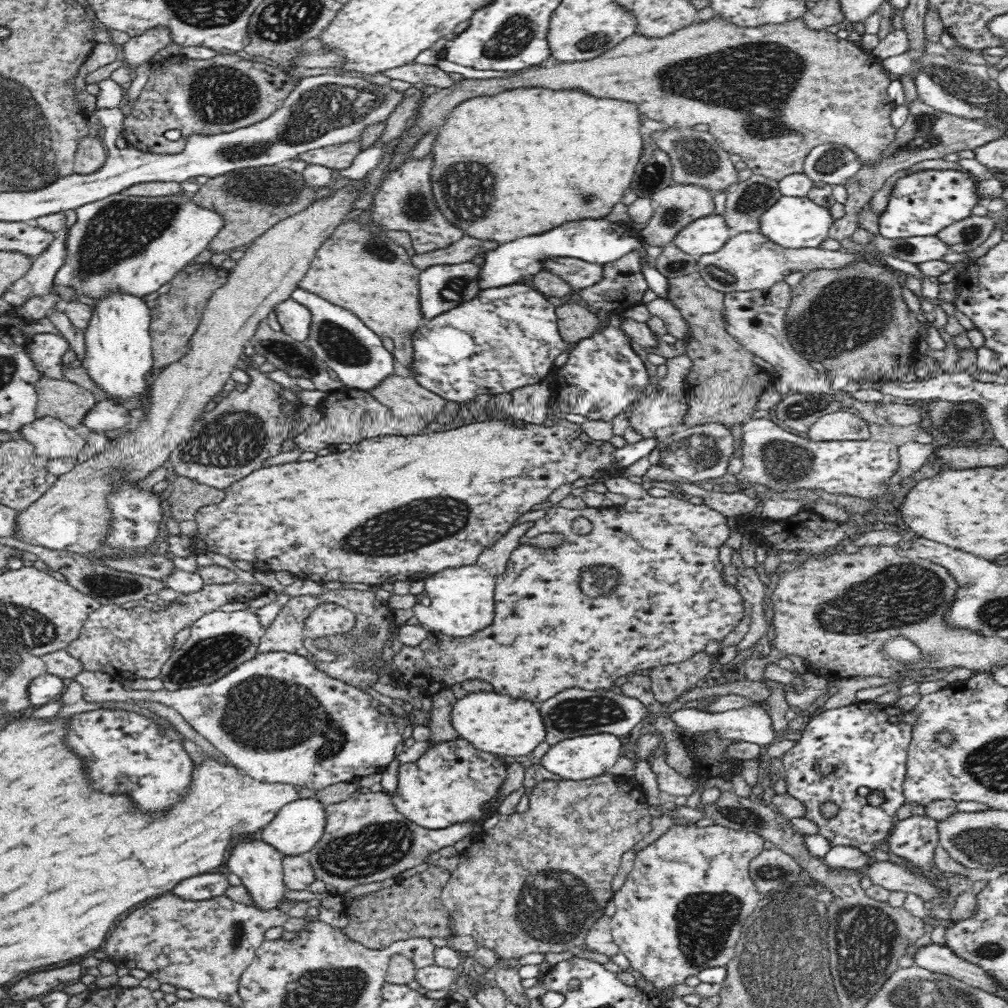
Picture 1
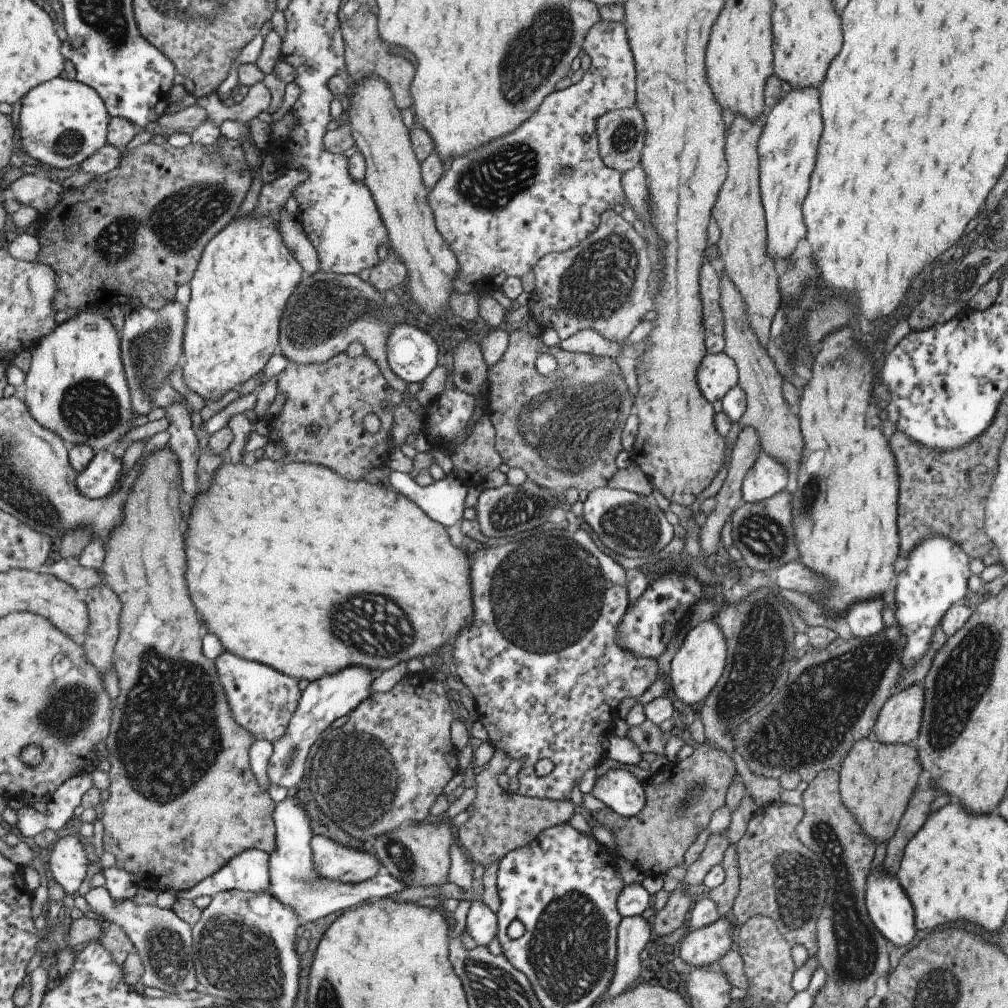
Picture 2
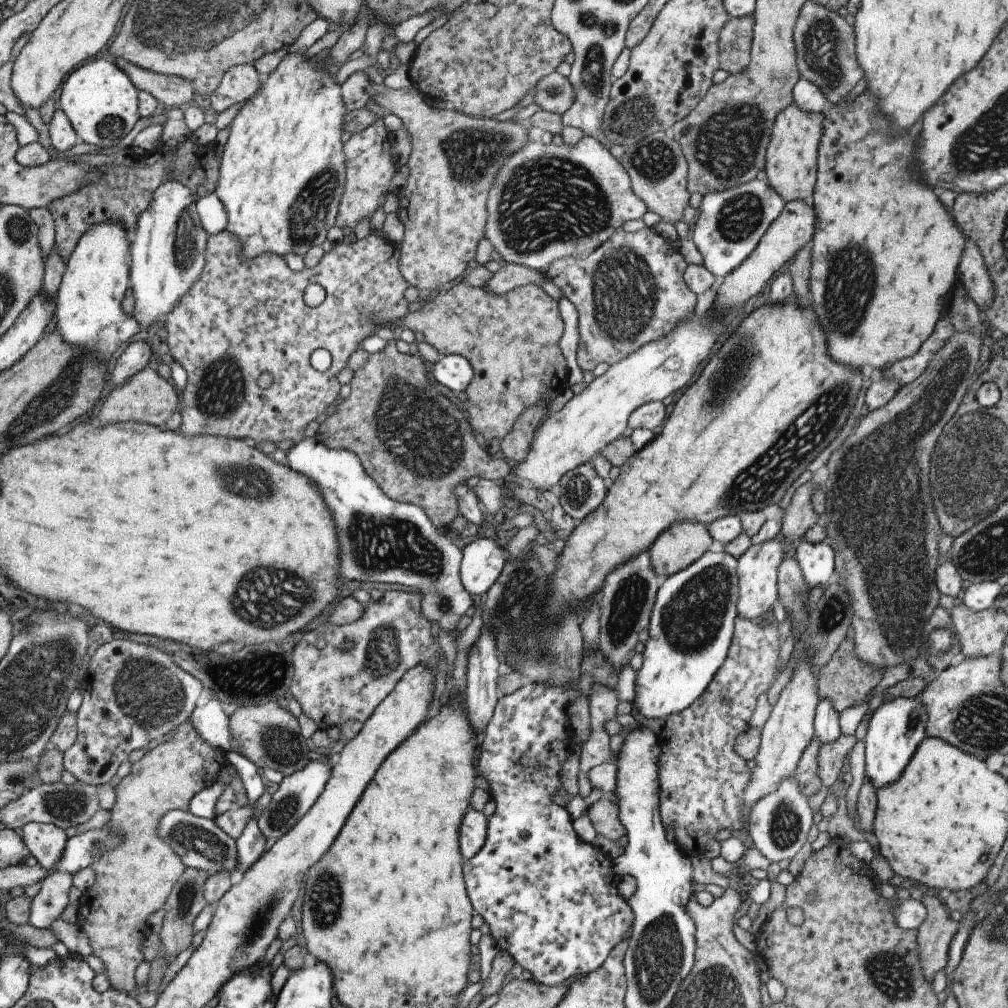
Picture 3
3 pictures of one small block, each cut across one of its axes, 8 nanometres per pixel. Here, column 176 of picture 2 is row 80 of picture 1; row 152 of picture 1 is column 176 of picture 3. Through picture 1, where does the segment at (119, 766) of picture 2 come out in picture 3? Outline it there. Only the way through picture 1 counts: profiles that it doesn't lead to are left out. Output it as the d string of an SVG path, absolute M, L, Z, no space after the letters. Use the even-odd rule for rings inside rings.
M145 366L131 378L125 380L124 383L119 386L115 385L109 390L97 416L101 426L105 426L107 423L137 421L161 427L174 412L177 402L178 395L175 393L171 382L163 379L156 370ZM190 718L178 725L171 734L173 735L171 740L167 741L166 737L161 738L157 746L133 763L131 771L126 776L113 782L115 802L109 810L111 820L105 825L110 826L113 834L121 831L124 840L90 864L89 867L95 873L94 883L85 892L80 893L78 898L76 922L83 931L83 936L87 937L87 944L91 946L93 956L101 958L105 965L110 987L118 991L128 992L135 986L133 977L135 967L145 960L139 951L139 944L149 933L147 916L162 908L172 886L185 868L172 848L156 835L158 820L163 813L173 809L187 811L189 799L202 788L213 784L221 768L227 764L225 754L204 741L199 733L195 732L194 727L190 725Z

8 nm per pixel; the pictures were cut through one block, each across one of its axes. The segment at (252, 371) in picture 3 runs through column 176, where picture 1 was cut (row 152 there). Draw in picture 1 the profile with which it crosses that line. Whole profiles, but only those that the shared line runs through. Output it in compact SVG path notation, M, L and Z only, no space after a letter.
M360 137L358 140L348 140L348 142L324 146L324 148L310 149L308 152L298 154L289 162L302 160L306 165L320 165L336 172L352 166L356 155L363 150Z

